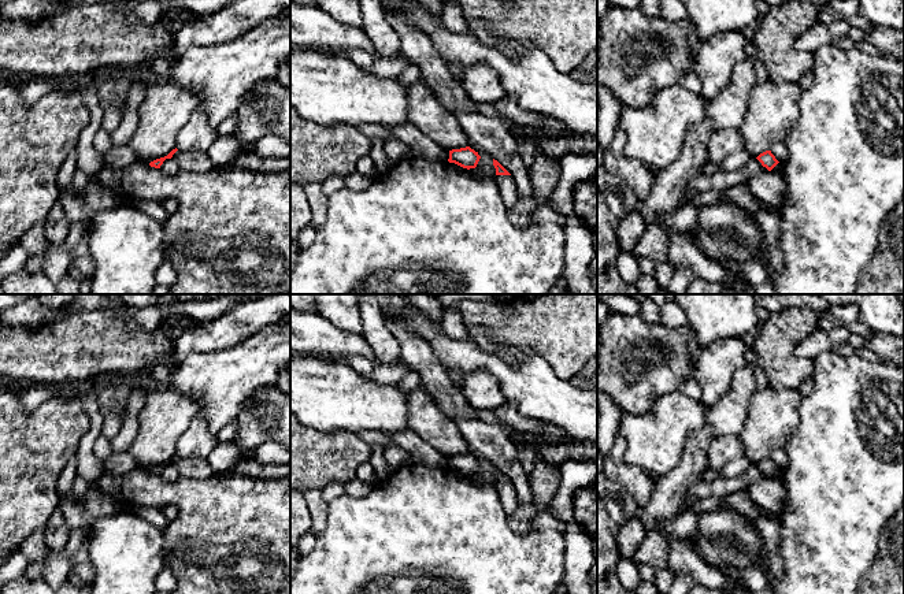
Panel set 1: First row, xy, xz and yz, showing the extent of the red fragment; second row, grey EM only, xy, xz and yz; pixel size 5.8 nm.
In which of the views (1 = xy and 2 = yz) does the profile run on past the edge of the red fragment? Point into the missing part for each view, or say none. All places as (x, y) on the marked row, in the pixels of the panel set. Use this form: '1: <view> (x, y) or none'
1: none
2: none

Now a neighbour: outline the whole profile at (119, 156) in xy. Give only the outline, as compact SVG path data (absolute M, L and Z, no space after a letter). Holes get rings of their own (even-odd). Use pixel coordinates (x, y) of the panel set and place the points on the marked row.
M112 145L112 148L103 155L104 166L123 170L137 162L136 152L129 145Z

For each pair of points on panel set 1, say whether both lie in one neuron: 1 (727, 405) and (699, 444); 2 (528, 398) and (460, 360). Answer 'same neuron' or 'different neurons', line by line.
1: same neuron
2: same neuron

